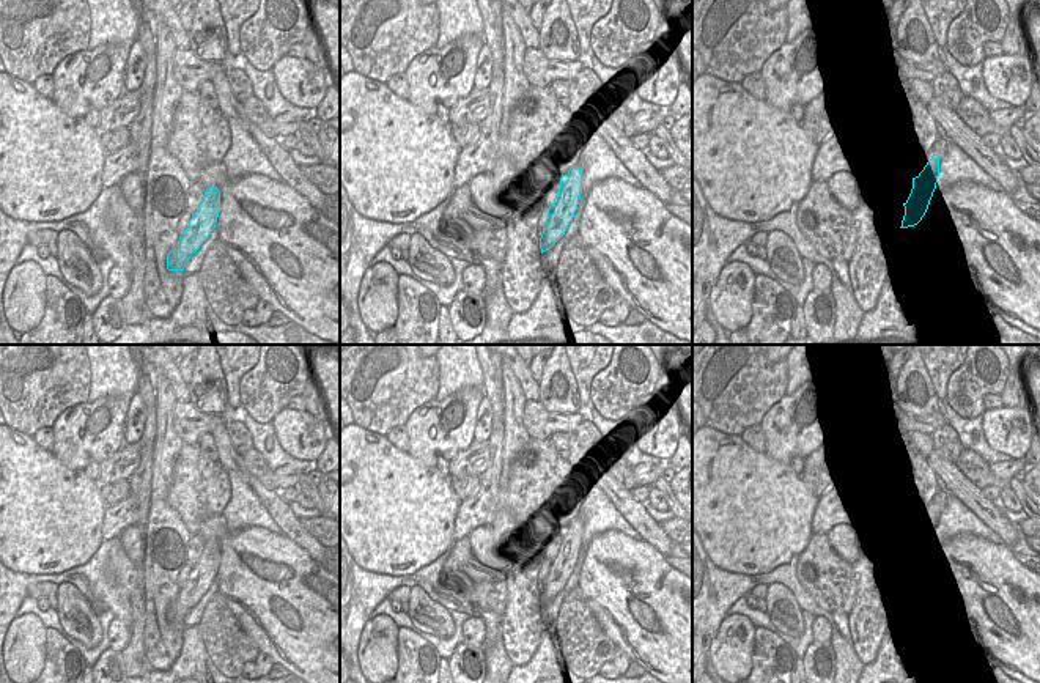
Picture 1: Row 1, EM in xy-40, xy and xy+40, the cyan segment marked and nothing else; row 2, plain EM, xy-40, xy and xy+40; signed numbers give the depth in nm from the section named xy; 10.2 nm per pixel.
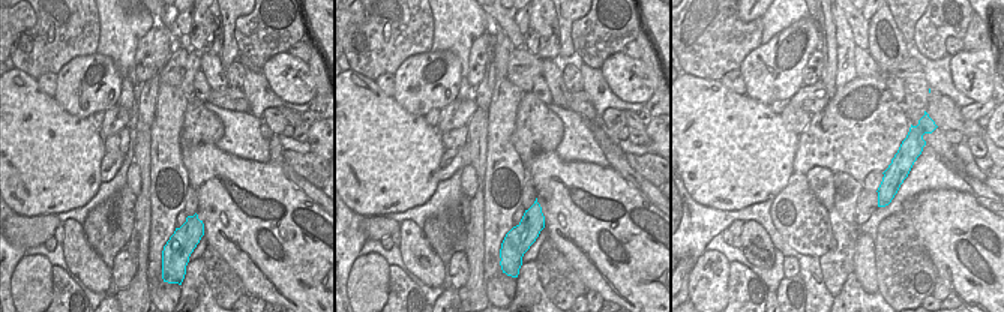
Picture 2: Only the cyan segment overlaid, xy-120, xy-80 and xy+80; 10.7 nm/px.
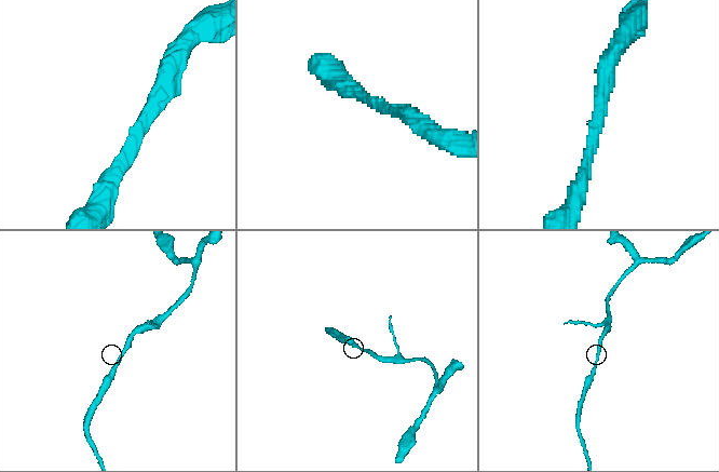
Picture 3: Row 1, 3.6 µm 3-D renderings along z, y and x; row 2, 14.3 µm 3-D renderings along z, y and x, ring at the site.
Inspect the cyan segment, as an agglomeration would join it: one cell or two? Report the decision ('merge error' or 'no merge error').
no merge error

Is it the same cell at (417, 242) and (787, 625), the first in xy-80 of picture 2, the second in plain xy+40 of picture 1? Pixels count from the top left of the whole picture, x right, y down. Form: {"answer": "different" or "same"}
{"answer": "same"}

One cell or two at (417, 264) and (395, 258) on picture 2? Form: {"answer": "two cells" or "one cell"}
{"answer": "two cells"}

